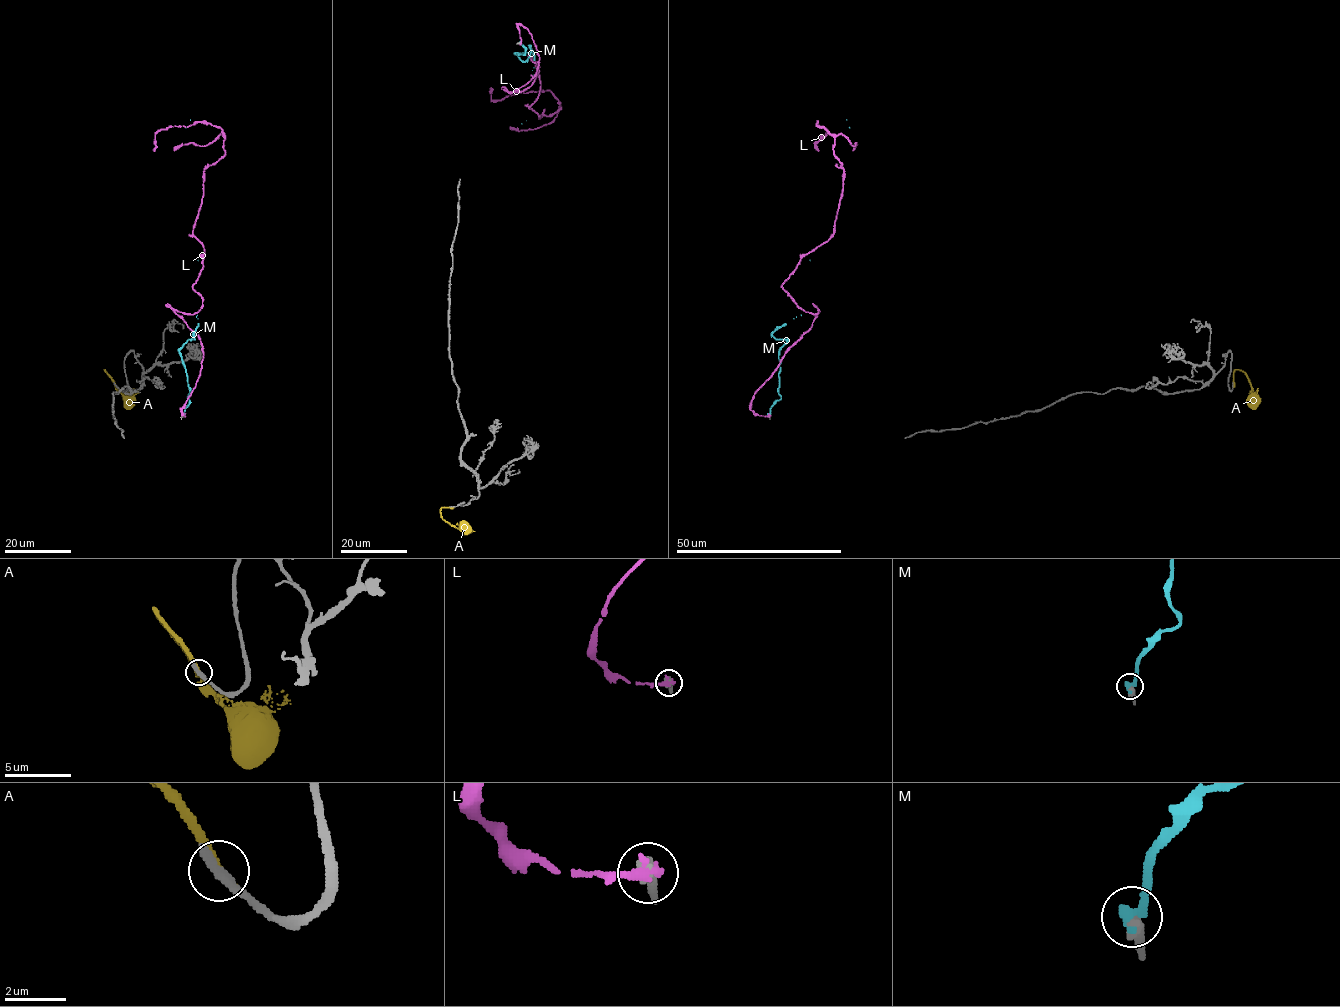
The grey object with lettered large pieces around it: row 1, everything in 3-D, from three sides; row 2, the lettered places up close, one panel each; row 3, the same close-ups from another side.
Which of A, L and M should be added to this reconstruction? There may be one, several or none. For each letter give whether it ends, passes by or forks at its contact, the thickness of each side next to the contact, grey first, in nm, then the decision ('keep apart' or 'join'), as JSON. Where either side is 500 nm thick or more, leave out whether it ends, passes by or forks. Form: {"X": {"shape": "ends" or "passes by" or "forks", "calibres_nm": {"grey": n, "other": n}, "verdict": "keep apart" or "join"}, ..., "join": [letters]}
{"A": {"shape": "ends", "calibres_nm": {"grey": 360, "other": 380}, "verdict": "keep apart"}, "L": {"shape": "ends", "calibres_nm": {"grey": 440, "other": 300}, "verdict": "keep apart"}, "M": {"shape": "ends", "calibres_nm": {"grey": 420, "other": 360}, "verdict": "join"}, "join": ["M"]}

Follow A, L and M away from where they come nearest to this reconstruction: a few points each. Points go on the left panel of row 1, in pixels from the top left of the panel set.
A: (115, 385), (104, 370), (123, 400), (133, 406)
L: (184, 416), (203, 347), (174, 311), (200, 309), (194, 224), (224, 132), (170, 126), (153, 151)
M: (183, 414), (189, 393), (179, 349), (194, 339), (198, 327), (190, 119)

